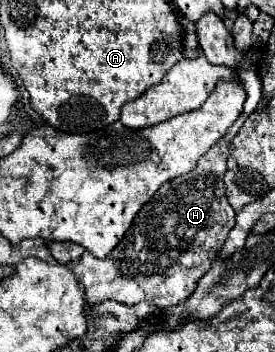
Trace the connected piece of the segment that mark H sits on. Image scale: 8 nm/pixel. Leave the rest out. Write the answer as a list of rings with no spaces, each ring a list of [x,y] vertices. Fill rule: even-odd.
[[[218,140],[192,172],[160,186],[152,200],[142,206],[120,244],[104,260],[86,252],[80,262],[70,264],[84,286],[88,304],[116,300],[134,306],[146,300],[166,310],[192,294],[200,274],[206,274],[234,226],[236,212],[226,200],[222,182],[228,154],[230,144]]]

